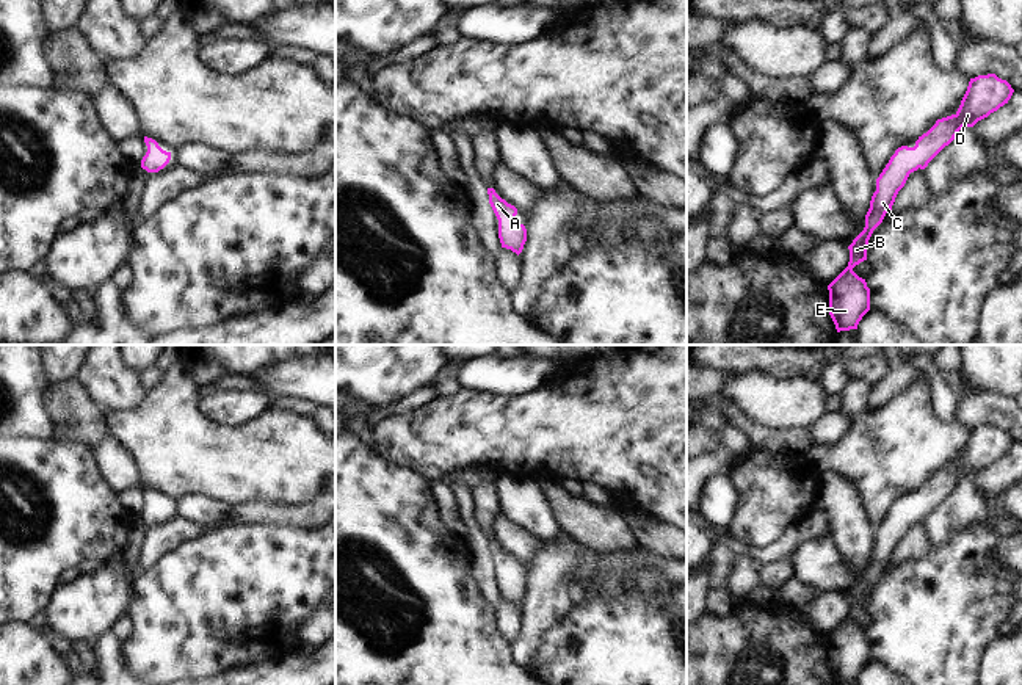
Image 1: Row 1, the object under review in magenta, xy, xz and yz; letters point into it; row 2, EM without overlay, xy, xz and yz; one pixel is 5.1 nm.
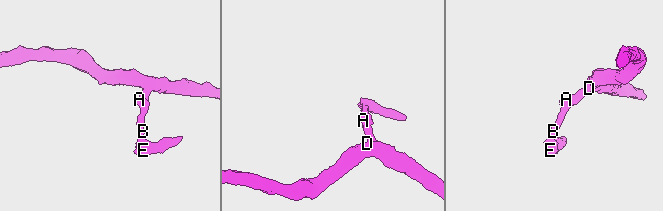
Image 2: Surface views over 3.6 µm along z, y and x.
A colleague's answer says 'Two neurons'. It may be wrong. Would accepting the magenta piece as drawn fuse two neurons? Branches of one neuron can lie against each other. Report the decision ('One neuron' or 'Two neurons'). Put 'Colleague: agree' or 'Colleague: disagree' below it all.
One neuron.
Colleague: disagree

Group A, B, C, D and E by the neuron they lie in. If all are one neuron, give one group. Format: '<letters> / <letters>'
A B C D E

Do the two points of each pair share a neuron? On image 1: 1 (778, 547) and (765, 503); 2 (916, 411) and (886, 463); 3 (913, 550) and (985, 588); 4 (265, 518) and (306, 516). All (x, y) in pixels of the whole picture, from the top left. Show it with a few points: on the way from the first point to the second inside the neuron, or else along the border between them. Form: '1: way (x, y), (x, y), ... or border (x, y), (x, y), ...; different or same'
1: border (804, 516), (762, 547), (751, 547), (739, 540); different
2: way (908, 424), (905, 441), (895, 450); same
3: border (931, 547), (916, 558), (892, 561); different
4: way (275, 516), (297, 516); same

